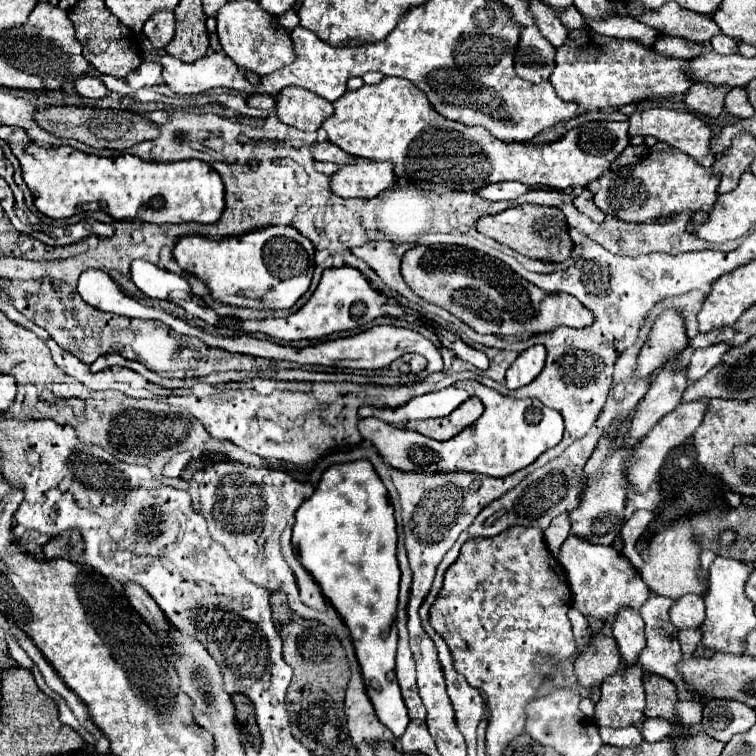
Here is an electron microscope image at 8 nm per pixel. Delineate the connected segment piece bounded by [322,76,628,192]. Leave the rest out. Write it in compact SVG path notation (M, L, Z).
M384 78L382 82L374 84L374 86L362 86L360 90L356 92L346 92L340 100L334 102L334 114L330 118L326 118L322 122L322 128L328 132L328 140L332 144L336 144L338 148L342 148L344 152L352 154L352 156L360 156L360 158L368 158L372 162L390 162L394 166L394 174L414 186L418 186L420 190L430 190L430 192L450 192L450 190L464 190L464 192L476 192L480 186L486 186L490 182L506 182L506 181L516 181L522 182L526 186L536 186L536 184L542 184L542 186L548 186L548 188L556 188L556 190L564 190L564 188L574 188L574 186L586 186L590 180L594 178L600 178L612 164L612 160L624 152L624 148L628 146L628 124L626 122L594 122L594 124L584 124L584 126L578 126L578 128L572 128L568 130L560 140L556 142L550 142L550 144L538 144L538 146L532 146L532 144L526 144L526 146L520 146L518 142L500 142L498 138L494 138L490 132L486 132L482 126L464 126L460 122L452 122L444 116L440 116L434 106L430 104L430 100L426 98L426 94L416 88L410 80L406 78Z

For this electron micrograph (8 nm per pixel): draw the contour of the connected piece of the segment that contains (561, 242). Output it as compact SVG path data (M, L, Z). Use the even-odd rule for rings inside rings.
M530 204L514 206L500 214L484 216L482 220L478 220L476 228L484 236L494 238L494 240L510 246L512 250L516 250L528 258L534 258L534 260L564 262L566 258L570 258L572 248L574 248L574 242L570 240L568 226L566 226L566 216L558 208L550 208L550 206L530 206Z

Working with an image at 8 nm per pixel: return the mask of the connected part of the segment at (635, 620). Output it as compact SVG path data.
M628 606L622 608L614 618L612 632L614 632L614 638L618 642L618 648L620 648L624 662L634 664L638 660L638 654L646 646L644 620L642 620L640 612L636 612Z

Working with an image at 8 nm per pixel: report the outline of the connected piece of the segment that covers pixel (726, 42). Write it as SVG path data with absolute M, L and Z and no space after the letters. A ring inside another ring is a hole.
M716 34L714 40L710 40L710 46L718 54L734 54L736 42L730 36L726 36L726 34Z

